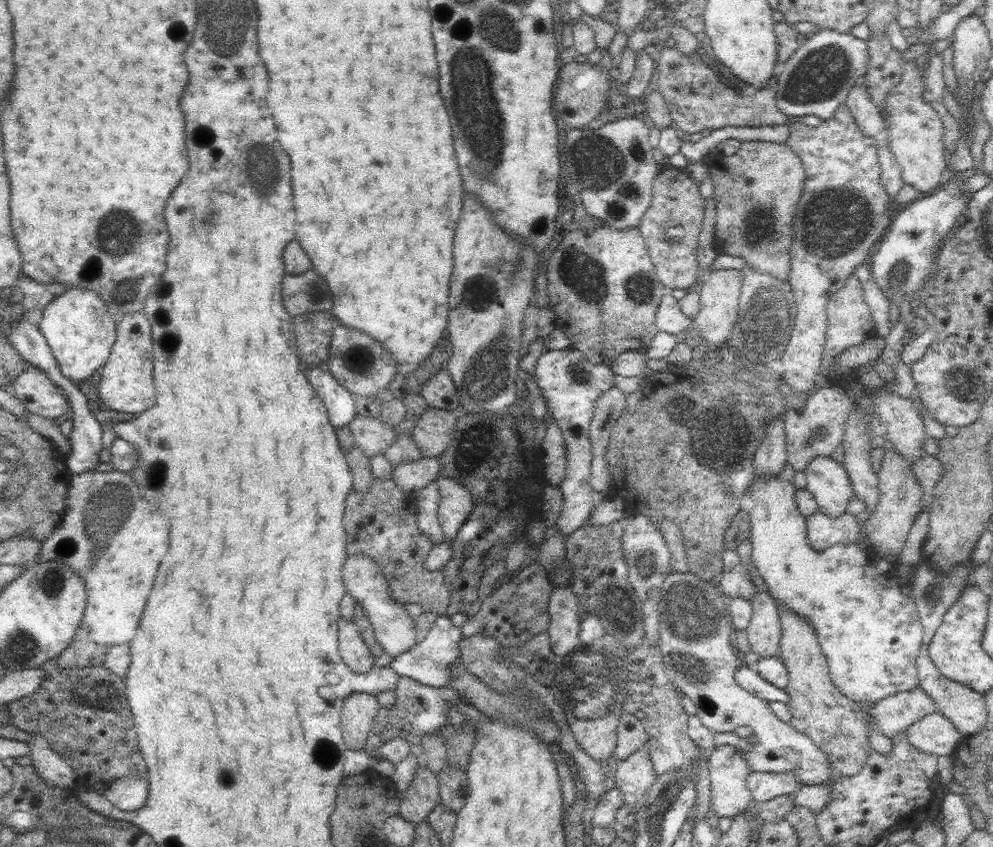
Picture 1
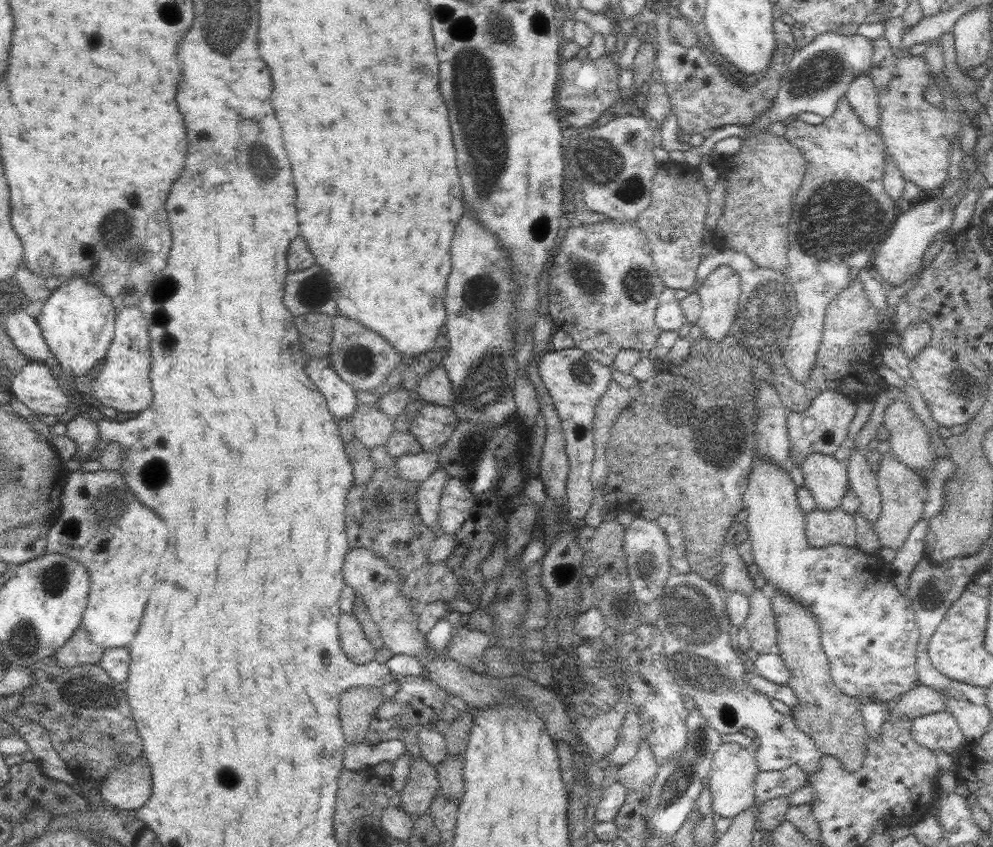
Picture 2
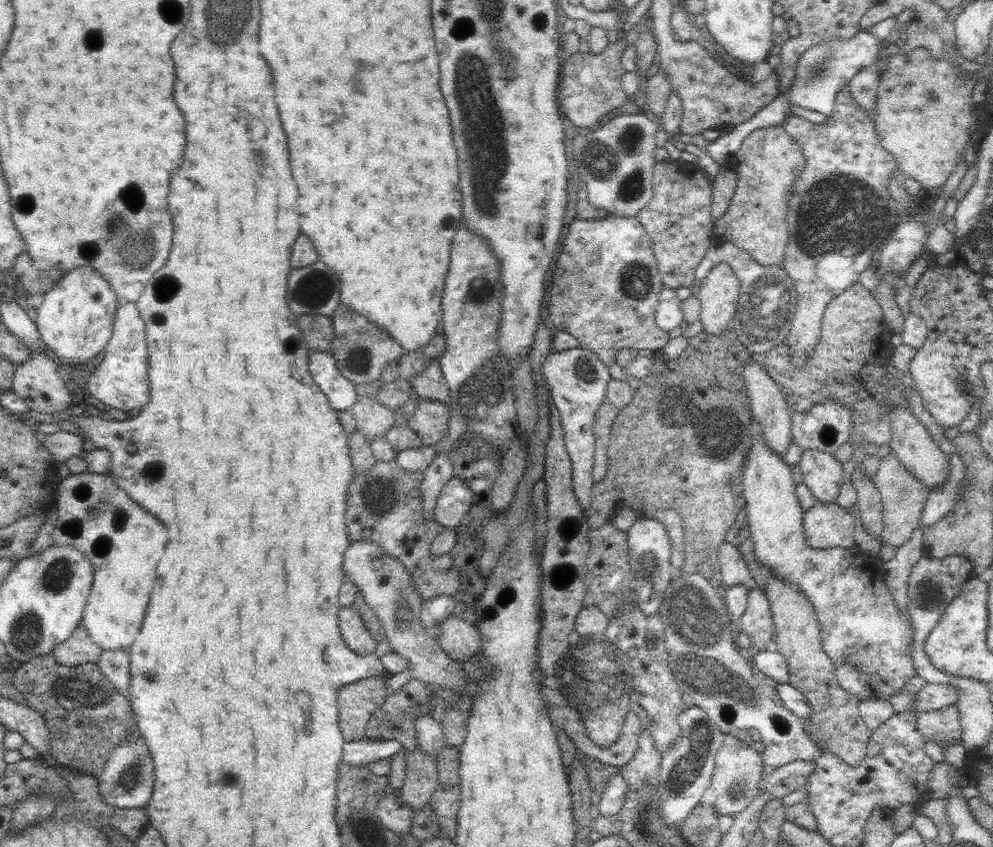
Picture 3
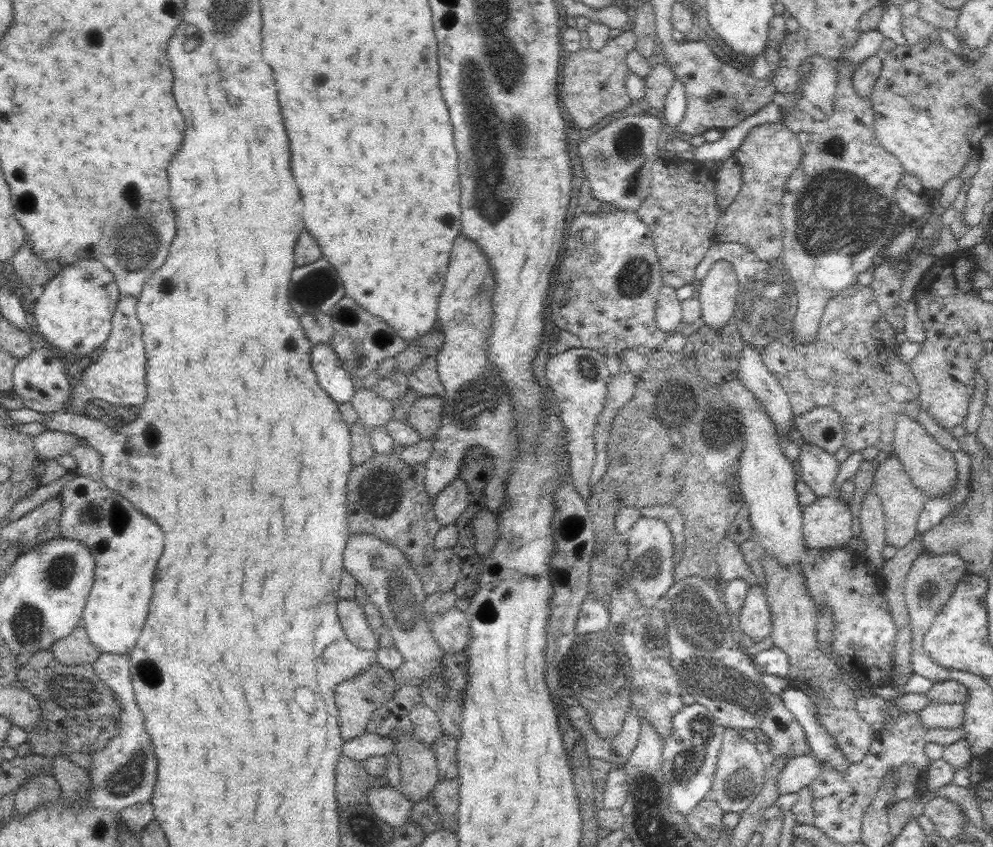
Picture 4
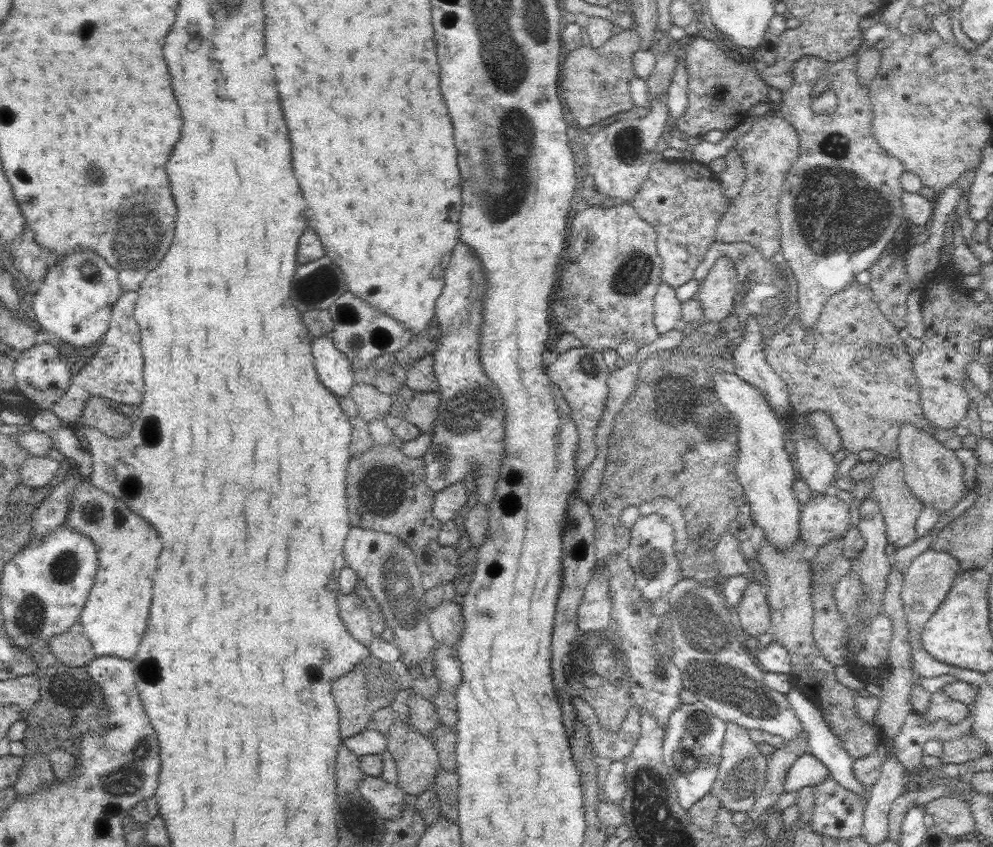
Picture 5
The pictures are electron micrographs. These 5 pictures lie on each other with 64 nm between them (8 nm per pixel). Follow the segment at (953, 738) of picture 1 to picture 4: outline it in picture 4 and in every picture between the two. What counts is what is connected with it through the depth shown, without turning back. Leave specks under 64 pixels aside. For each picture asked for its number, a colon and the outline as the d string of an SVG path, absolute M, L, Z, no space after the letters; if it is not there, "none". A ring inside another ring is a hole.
2: M945 710L915 718L909 736L927 750L941 750L943 754L955 754L957 750L967 748L959 724Z
3: M955 704L941 710L919 714L915 728L925 738L925 742L933 740L933 736L939 736L939 738L947 736L951 744L961 742L961 724L959 724L959 714Z
4: M931 702L921 712L917 712L921 718L921 724L927 728L927 732L935 728L957 728L963 724L963 704L941 704Z

